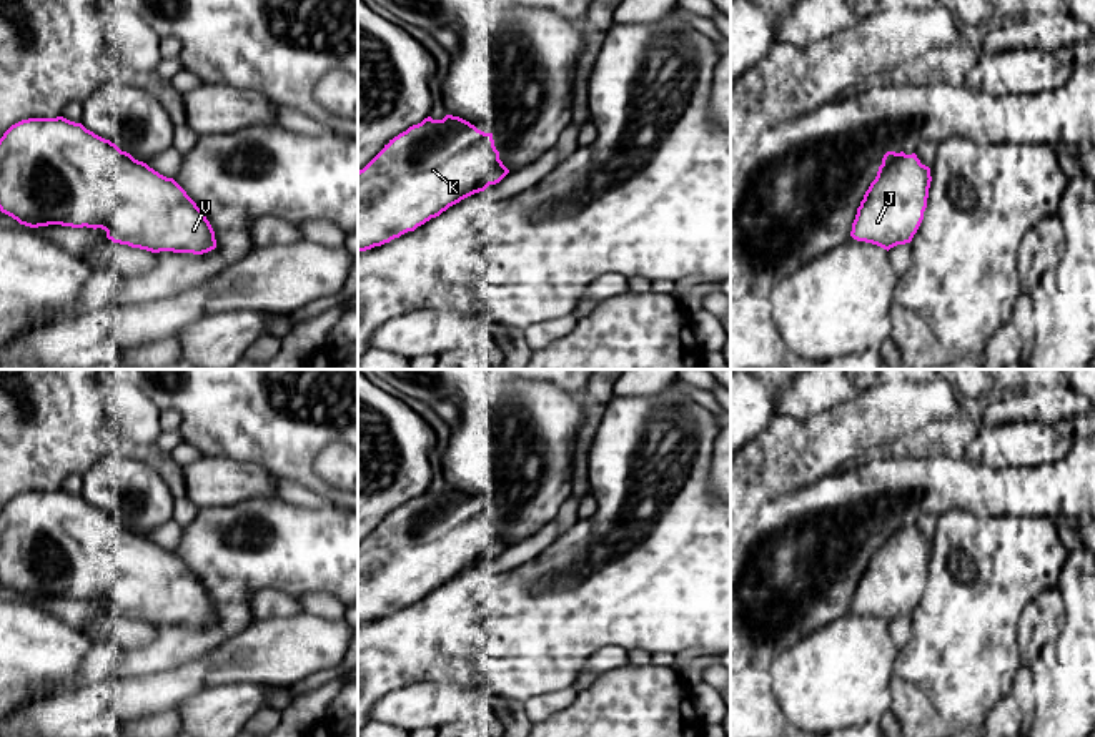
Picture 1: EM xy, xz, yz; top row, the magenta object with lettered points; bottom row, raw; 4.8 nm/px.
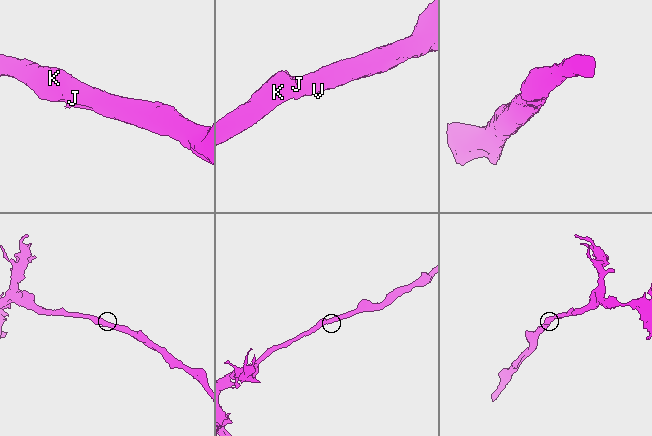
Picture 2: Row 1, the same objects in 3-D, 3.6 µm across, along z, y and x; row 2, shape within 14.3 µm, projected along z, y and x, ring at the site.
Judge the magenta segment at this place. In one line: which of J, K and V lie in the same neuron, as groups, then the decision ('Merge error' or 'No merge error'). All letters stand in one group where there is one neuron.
Groups: J K V. No merge error

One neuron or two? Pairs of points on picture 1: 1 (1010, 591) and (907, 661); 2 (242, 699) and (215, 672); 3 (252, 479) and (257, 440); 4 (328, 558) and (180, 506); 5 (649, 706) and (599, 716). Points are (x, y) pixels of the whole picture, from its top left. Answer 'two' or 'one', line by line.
1: one
2: two
3: two
4: two
5: one

